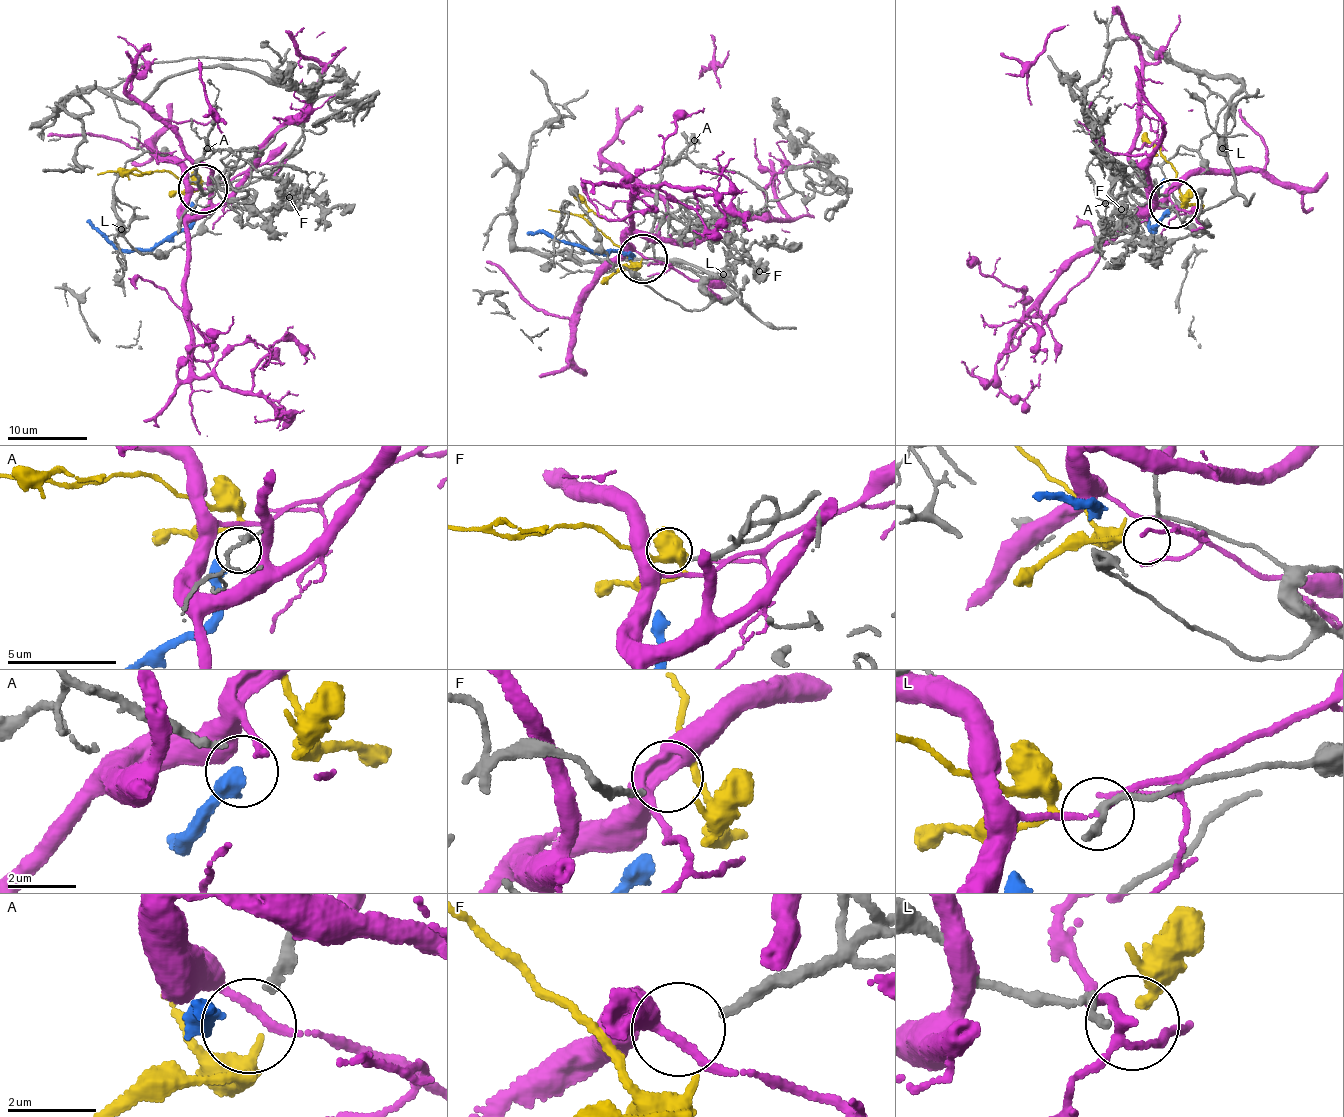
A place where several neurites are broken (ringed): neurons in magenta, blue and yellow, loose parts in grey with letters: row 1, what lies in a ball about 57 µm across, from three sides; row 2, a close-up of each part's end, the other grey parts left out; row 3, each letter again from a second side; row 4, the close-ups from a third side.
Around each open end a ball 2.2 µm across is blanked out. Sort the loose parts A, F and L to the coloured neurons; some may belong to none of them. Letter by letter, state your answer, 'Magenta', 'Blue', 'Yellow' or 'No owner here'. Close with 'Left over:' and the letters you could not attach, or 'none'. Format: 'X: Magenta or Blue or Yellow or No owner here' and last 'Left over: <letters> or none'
A: Blue
F: No owner here
L: Yellow
Left over: F

